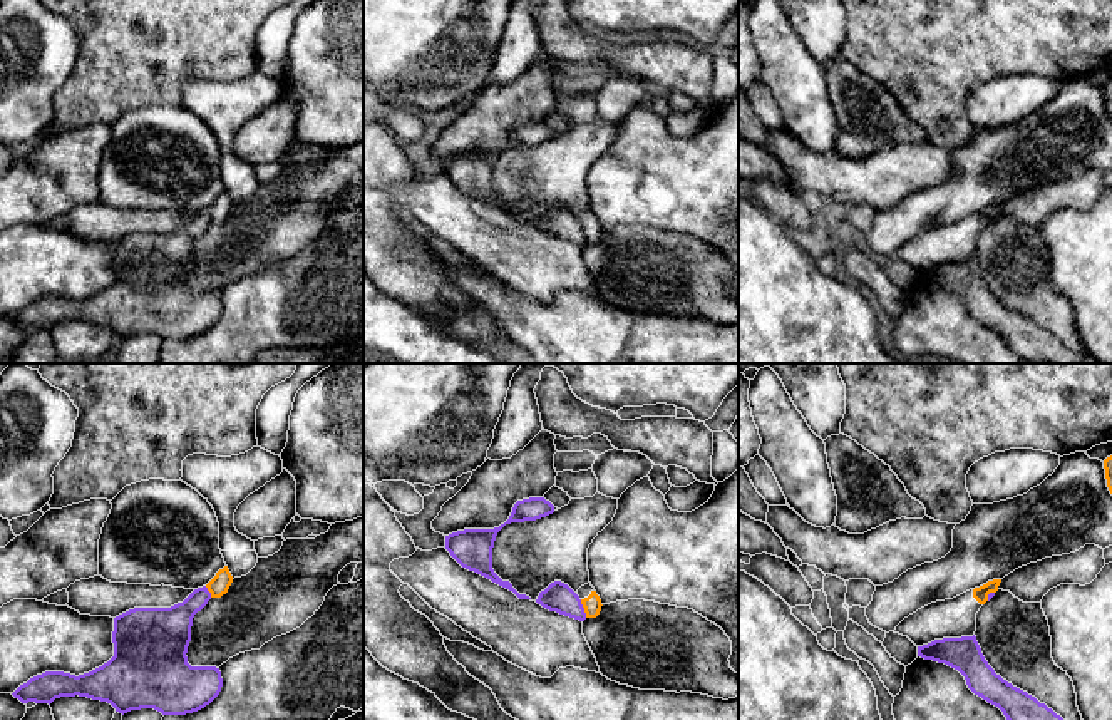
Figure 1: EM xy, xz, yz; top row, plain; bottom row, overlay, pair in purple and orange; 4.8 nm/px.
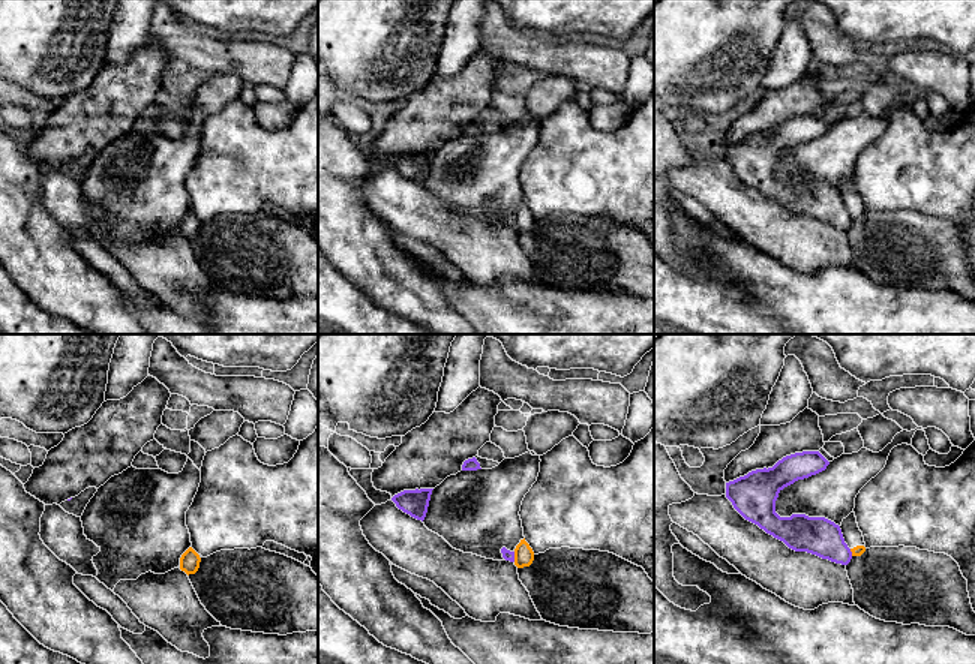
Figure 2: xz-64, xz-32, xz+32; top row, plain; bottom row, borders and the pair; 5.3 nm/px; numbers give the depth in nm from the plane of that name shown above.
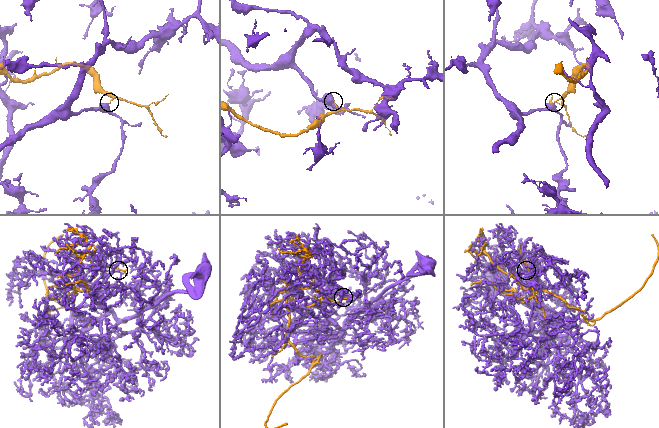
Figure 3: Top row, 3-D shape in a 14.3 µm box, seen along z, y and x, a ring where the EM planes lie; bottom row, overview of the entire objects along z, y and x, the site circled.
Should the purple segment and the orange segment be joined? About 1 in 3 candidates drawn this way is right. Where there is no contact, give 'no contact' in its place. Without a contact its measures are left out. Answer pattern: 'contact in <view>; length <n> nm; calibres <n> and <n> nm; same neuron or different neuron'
contact in xz; length 90 nm; calibres 140 and 90 nm; different neuron

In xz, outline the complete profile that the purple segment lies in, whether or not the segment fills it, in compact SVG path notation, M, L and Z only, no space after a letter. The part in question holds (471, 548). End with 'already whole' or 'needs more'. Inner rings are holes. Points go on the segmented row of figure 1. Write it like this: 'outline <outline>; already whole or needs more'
outline M544 497L517 501L509 519L494 529L464 529L445 536L445 549L466 569L474 571L492 583L512 591L519 599L531 599L519 594L509 581L502 581L492 569L492 548L497 532L511 522L536 521L554 512L554 506Z; already whole

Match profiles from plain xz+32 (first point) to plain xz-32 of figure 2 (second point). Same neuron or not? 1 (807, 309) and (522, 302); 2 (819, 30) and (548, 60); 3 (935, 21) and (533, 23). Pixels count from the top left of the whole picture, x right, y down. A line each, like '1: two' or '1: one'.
1: one
2: one
3: one

